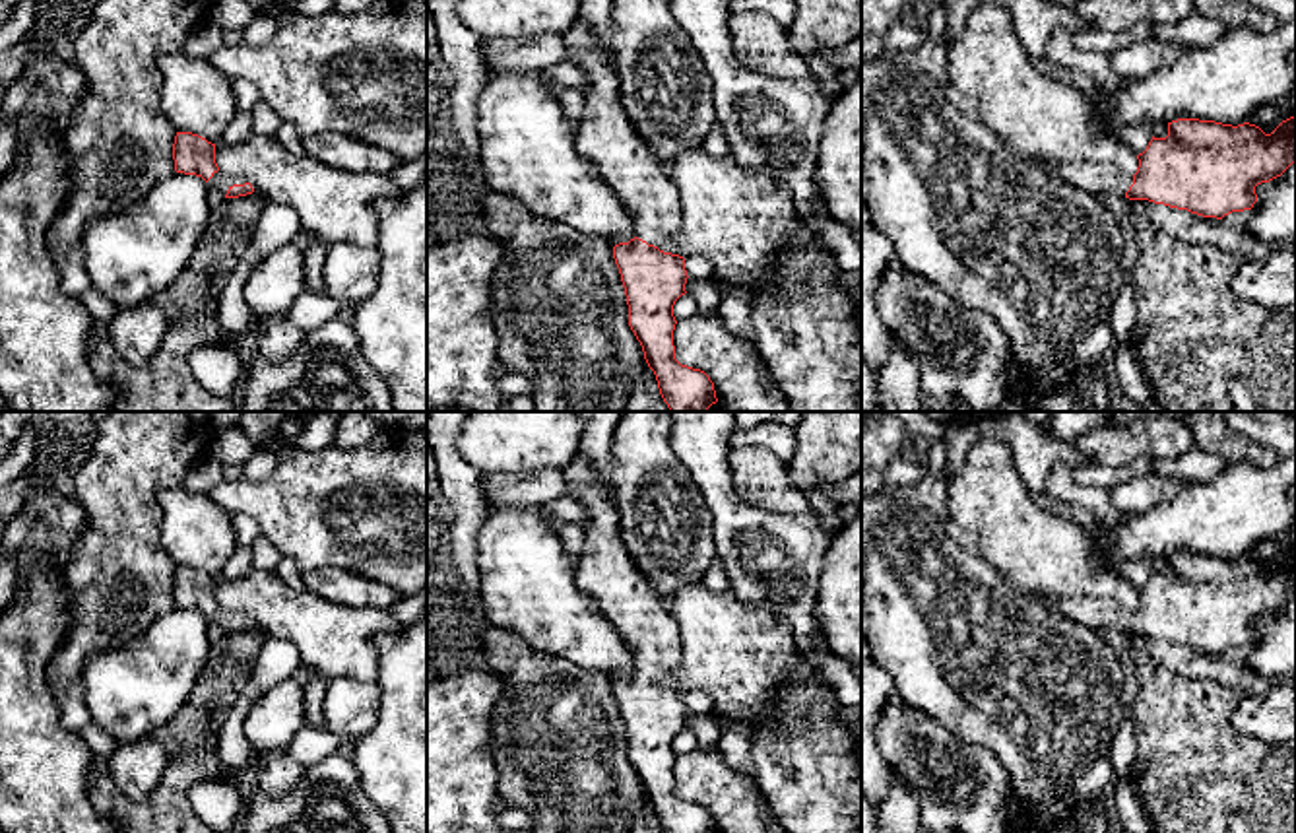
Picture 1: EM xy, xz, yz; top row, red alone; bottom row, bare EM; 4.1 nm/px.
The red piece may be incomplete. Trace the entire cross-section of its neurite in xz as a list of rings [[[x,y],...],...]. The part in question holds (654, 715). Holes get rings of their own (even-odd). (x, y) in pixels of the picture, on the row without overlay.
[[[574,456],[565,468],[568,497],[586,511],[584,544],[574,584],[615,629],[632,654],[636,672],[613,682],[629,740],[629,761],[654,806],[662,833],[716,833],[710,812],[675,794],[673,740],[685,730],[685,693],[660,685],[683,652],[677,621],[654,584],[623,546],[613,495],[598,482],[590,462]]]

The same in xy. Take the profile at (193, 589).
[[[177,567],[173,579],[175,606],[202,612],[208,621],[225,629],[225,633],[239,633],[252,629],[250,617],[225,610],[215,598],[215,579],[192,567]]]

